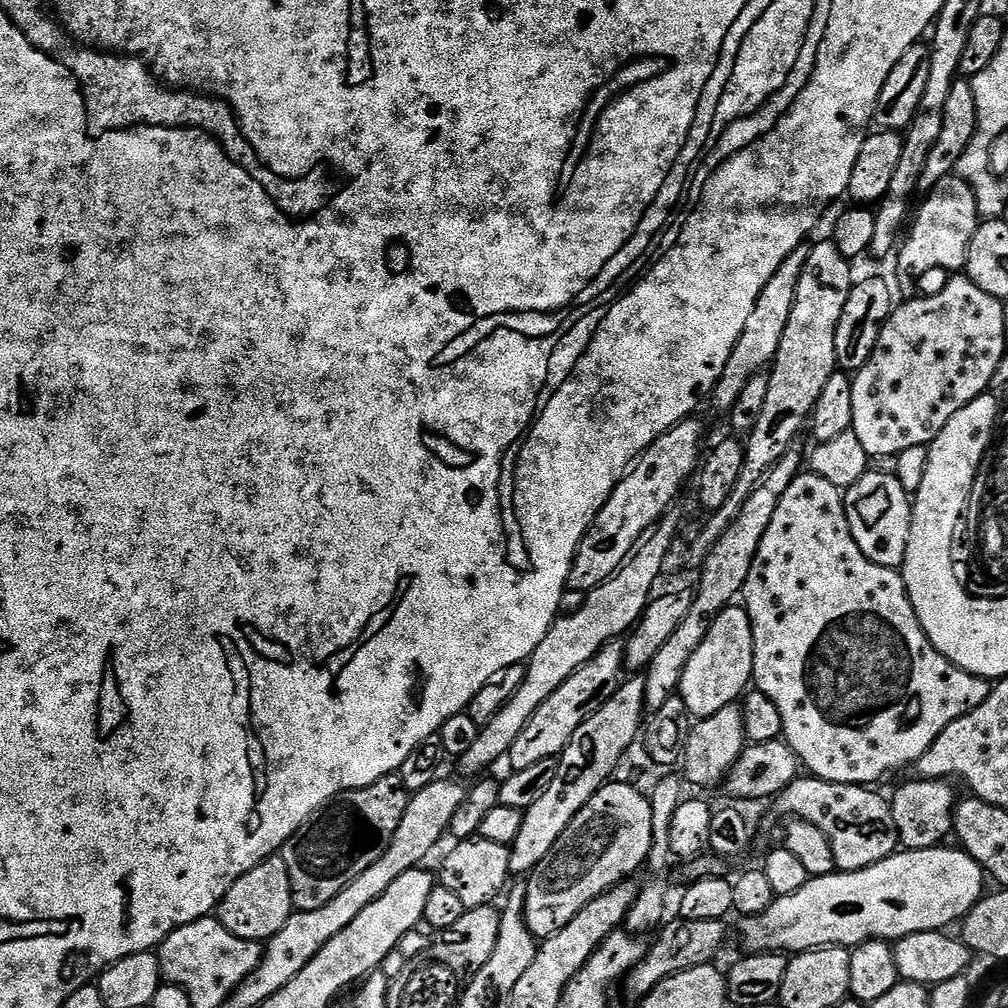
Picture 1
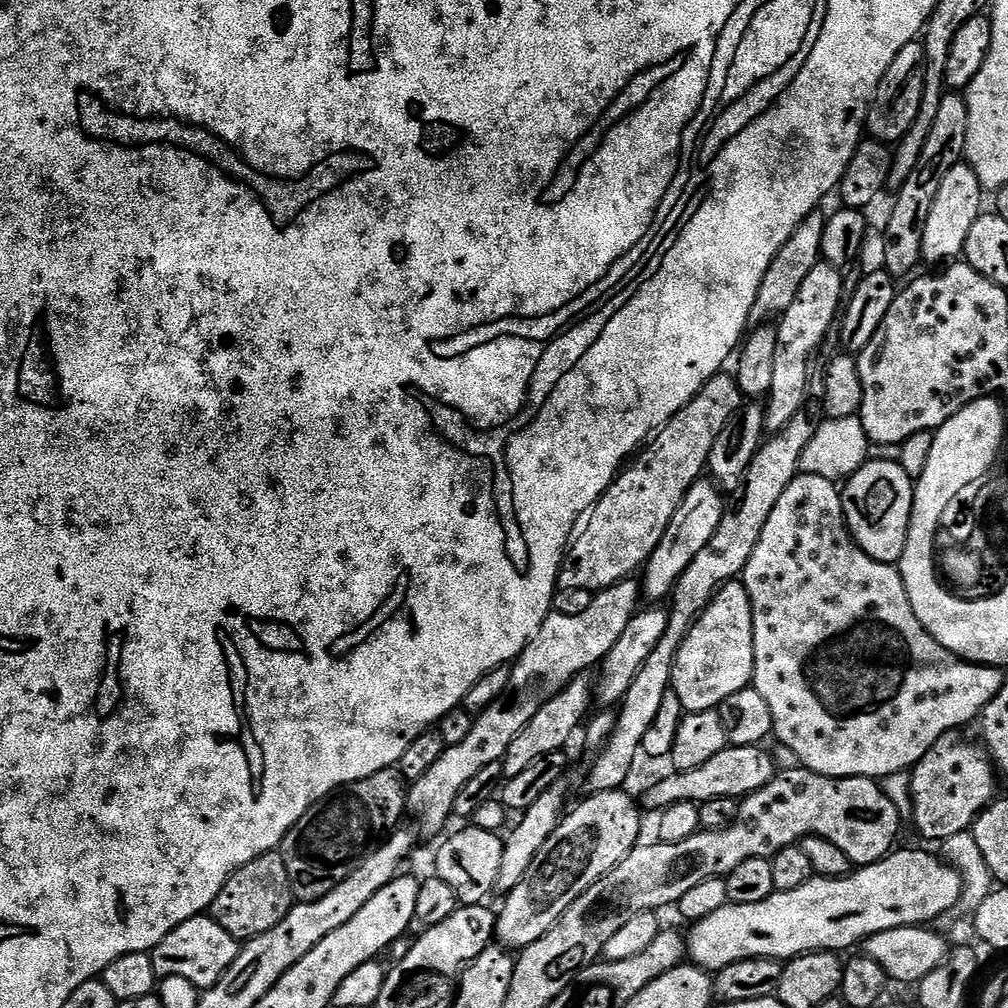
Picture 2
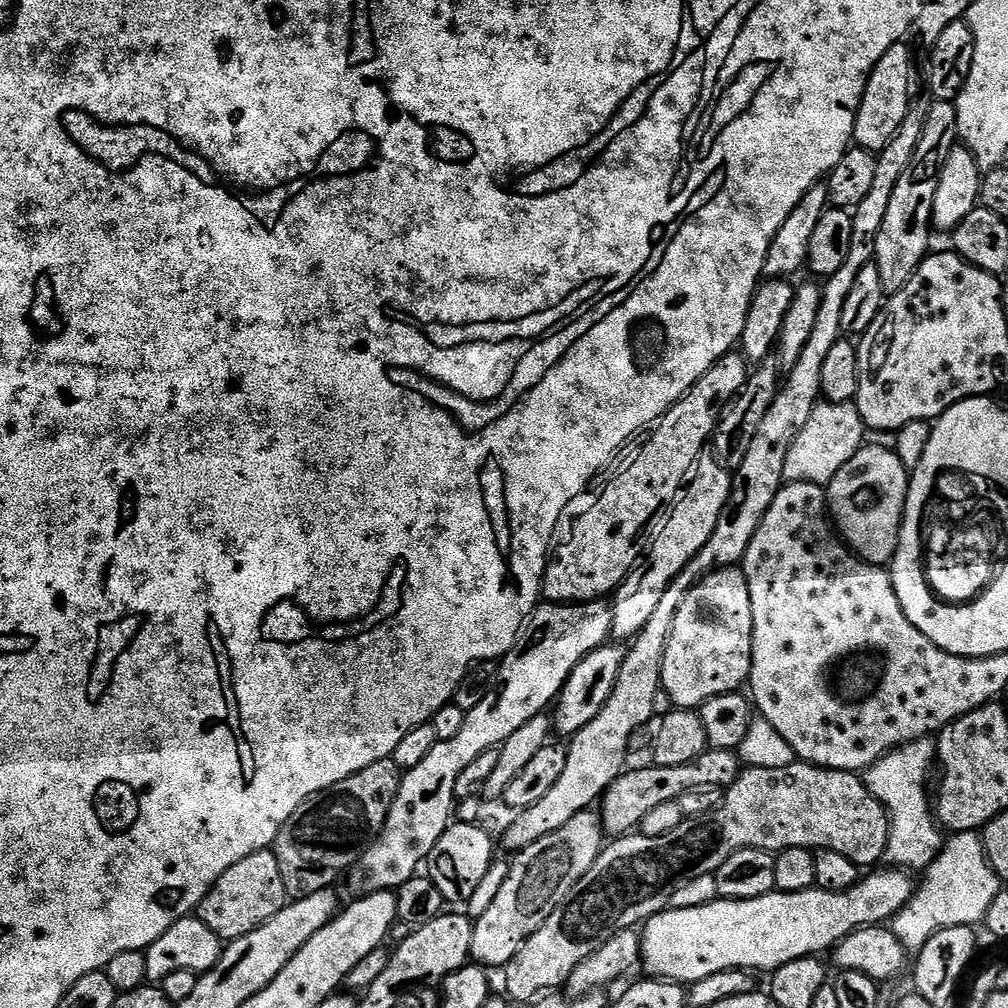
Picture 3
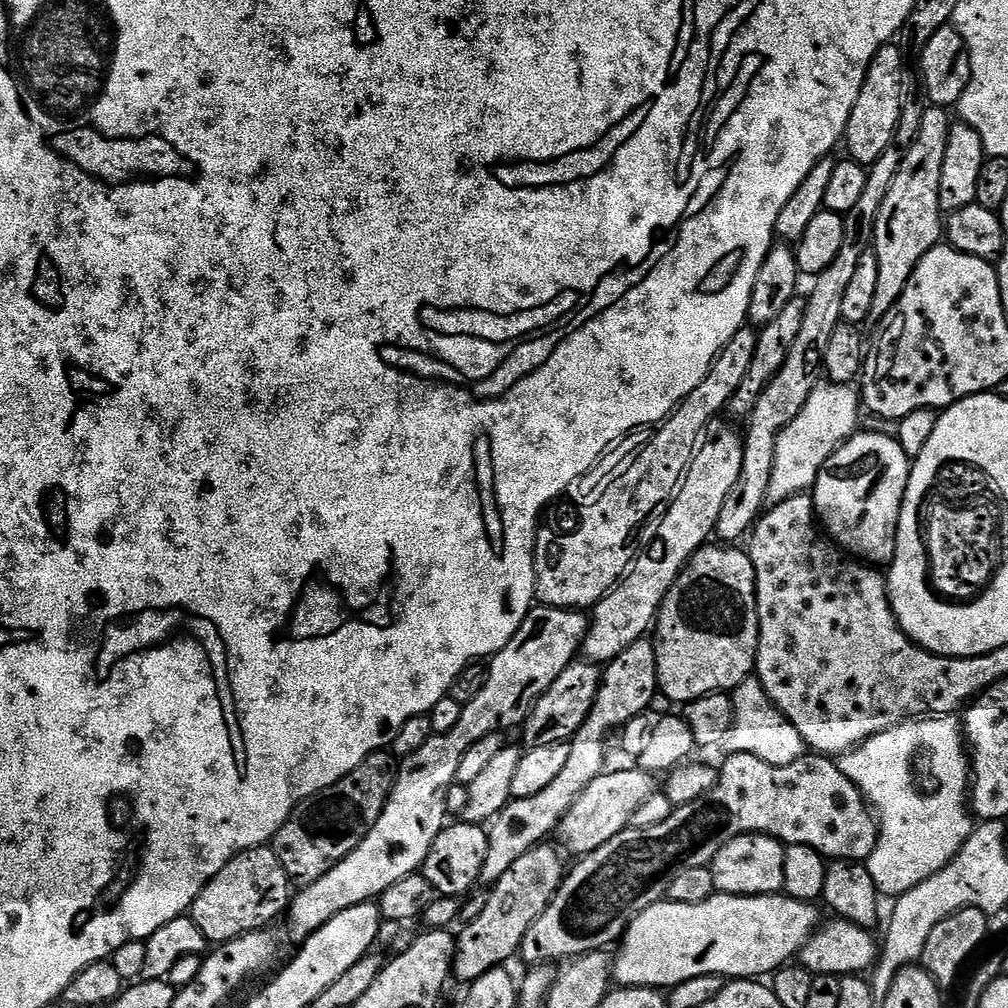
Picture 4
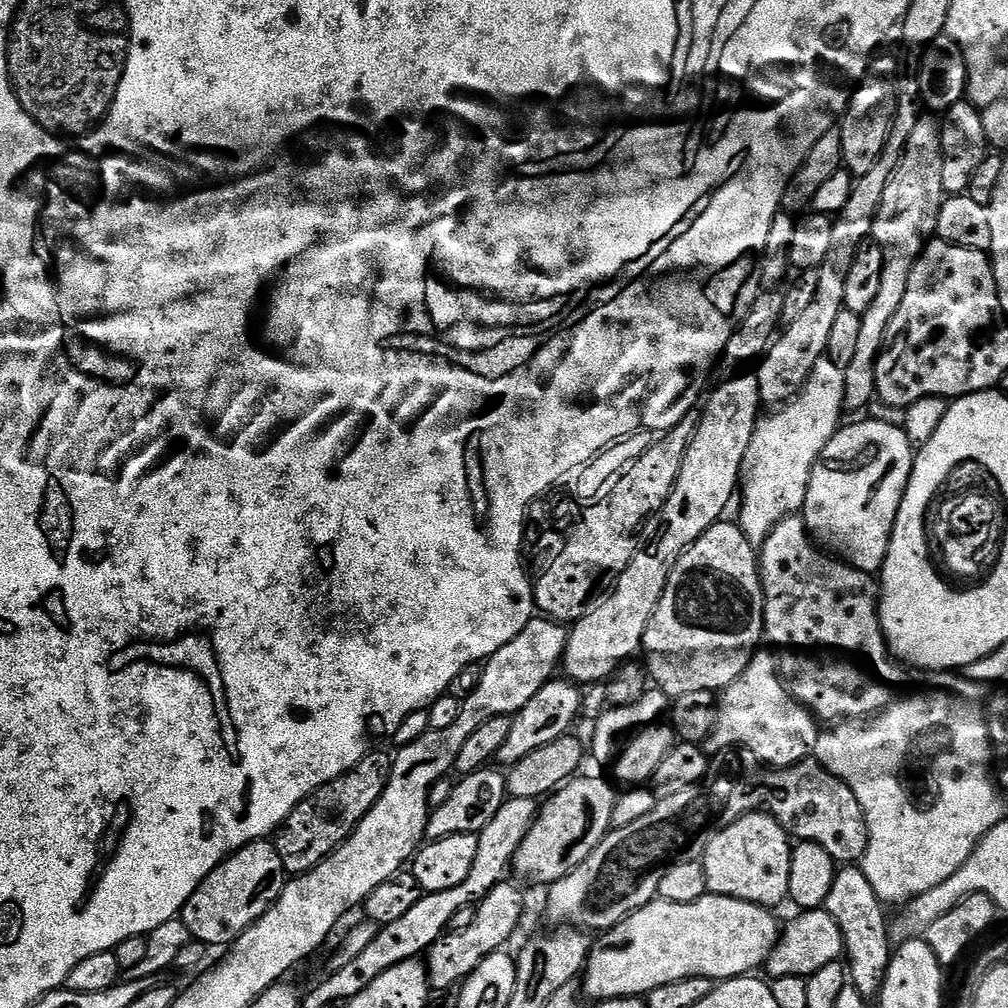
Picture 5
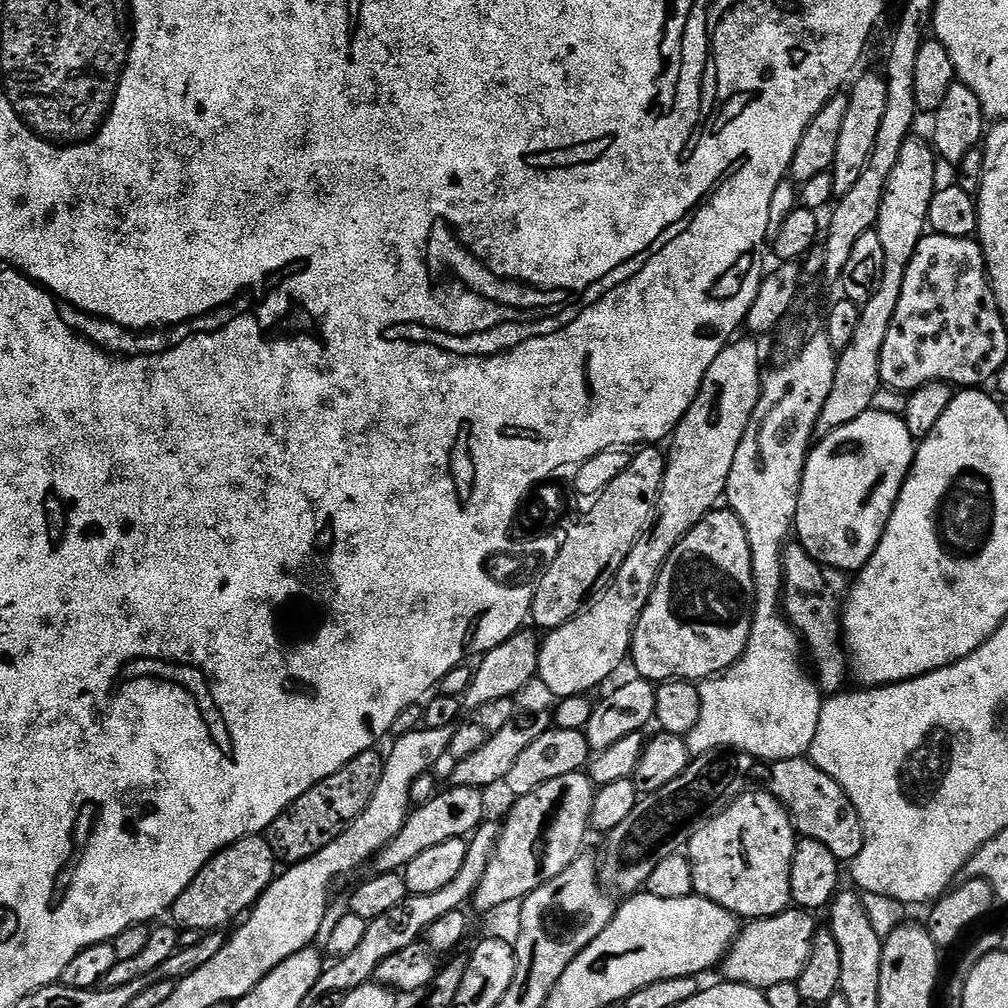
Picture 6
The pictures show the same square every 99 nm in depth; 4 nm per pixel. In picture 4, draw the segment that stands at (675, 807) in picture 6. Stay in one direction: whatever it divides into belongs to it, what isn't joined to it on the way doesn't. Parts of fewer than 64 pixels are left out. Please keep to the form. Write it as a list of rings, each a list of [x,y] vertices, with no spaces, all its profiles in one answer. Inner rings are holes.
[[[733,752],[725,755],[724,765],[719,765],[716,785],[712,787],[712,791],[705,794],[701,800],[690,802],[681,808],[673,808],[670,818],[666,818],[666,822],[658,822],[658,826],[650,826],[649,828],[627,827],[623,832],[619,832],[614,838],[610,838],[610,842],[606,842],[602,846],[598,846],[598,850],[589,852],[587,856],[577,859],[576,865],[571,865],[570,871],[565,875],[564,881],[560,883],[560,888],[556,891],[552,901],[546,906],[546,910],[536,919],[534,926],[530,926],[530,930],[526,930],[526,938],[520,943],[519,955],[524,956],[525,965],[535,966],[538,964],[546,964],[549,962],[567,962],[578,956],[585,956],[587,952],[598,952],[607,949],[607,944],[615,945],[617,941],[623,937],[624,931],[628,929],[628,923],[638,914],[642,914],[650,906],[654,906],[659,900],[665,899],[668,895],[668,887],[672,881],[672,875],[687,868],[694,866],[709,867],[712,860],[718,854],[720,844],[716,840],[716,832],[720,835],[721,841],[732,840],[736,836],[773,836],[775,840],[787,846],[789,844],[801,844],[802,846],[810,846],[814,850],[818,850],[820,855],[832,860],[854,860],[857,862],[867,861],[870,853],[876,845],[876,834],[878,831],[878,821],[871,808],[868,807],[864,796],[854,786],[854,782],[850,782],[850,778],[846,778],[846,774],[842,774],[839,763],[835,759],[822,756],[819,754],[806,754],[802,758],[798,758],[794,762],[790,762],[786,766],[770,766],[770,762],[762,762],[762,758],[754,758],[754,754],[746,754],[745,752]]]

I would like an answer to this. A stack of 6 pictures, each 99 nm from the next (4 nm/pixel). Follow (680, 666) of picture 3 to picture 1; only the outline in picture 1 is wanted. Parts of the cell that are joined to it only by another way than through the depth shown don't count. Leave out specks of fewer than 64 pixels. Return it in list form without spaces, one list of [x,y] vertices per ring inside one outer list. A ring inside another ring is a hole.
[[[743,606],[724,608],[722,614],[714,618],[714,626],[710,626],[706,638],[702,638],[702,646],[698,646],[690,662],[686,662],[678,695],[693,717],[718,714],[718,710],[722,710],[727,704],[737,703],[745,695],[746,689],[753,683],[753,662],[754,638],[748,609]]]

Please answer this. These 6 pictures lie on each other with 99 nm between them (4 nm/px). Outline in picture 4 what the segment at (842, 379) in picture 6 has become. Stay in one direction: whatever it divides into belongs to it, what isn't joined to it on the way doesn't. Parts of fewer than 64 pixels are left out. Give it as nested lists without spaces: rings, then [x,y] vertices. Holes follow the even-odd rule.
[[[928,106],[924,108],[922,122],[918,126],[918,134],[909,148],[903,149],[904,157],[898,166],[898,174],[894,174],[894,182],[890,182],[890,194],[886,194],[886,202],[882,202],[882,210],[878,210],[874,251],[878,258],[878,287],[874,289],[874,306],[871,319],[880,321],[888,311],[902,298],[902,290],[906,290],[906,282],[910,274],[922,262],[922,258],[931,249],[937,247],[942,240],[942,213],[938,186],[942,182],[942,162],[946,158],[946,142],[954,123],[949,109]]]

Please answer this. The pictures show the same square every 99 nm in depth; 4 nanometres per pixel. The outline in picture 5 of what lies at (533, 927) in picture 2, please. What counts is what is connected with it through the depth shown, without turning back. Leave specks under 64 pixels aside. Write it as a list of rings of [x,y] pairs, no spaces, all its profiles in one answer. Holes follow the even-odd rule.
[[[508,883],[497,884],[484,895],[470,926],[449,931],[440,936],[438,942],[428,947],[426,967],[429,989],[436,991],[437,988],[440,994],[444,994],[463,984],[469,974],[478,970],[478,962],[482,962],[490,954],[501,951],[505,947],[504,943],[515,934],[516,927],[520,924],[520,915],[524,912],[524,896],[514,885]]]

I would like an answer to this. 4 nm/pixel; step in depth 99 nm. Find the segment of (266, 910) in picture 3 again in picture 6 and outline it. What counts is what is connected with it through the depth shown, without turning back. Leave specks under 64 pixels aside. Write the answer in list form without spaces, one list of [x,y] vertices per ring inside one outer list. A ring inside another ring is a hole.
[[[260,834],[242,838],[214,854],[214,858],[198,870],[194,882],[190,882],[172,903],[171,923],[177,929],[189,928],[201,934],[227,929],[231,920],[239,921],[251,909],[277,875],[278,861],[267,838]]]

